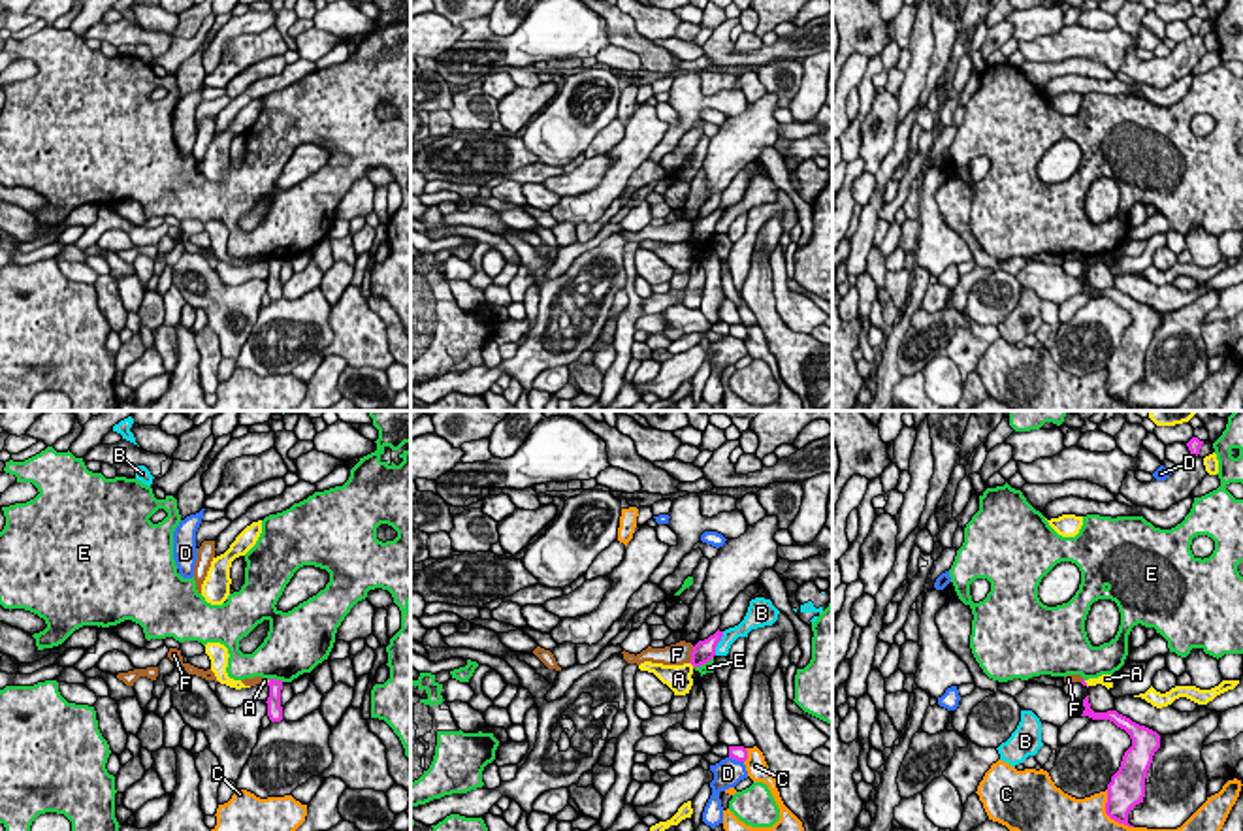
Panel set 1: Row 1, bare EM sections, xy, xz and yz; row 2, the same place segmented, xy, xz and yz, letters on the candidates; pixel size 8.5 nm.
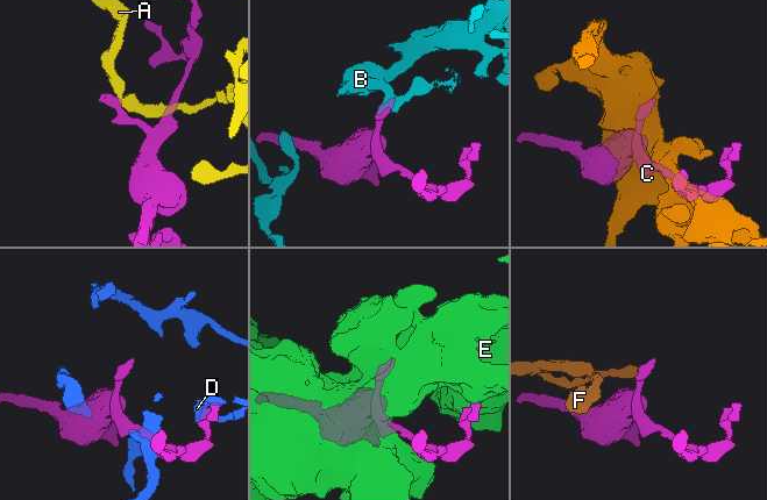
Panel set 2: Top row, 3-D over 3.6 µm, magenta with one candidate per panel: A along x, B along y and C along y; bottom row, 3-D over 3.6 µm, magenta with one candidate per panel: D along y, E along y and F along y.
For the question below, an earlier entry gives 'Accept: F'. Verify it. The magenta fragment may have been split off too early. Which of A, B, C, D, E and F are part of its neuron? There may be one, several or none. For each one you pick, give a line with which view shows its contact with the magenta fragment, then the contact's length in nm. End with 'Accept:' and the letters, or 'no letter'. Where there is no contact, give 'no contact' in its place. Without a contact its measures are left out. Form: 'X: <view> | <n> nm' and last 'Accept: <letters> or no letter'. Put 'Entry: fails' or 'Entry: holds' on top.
Entry: fails
Accept: no letter

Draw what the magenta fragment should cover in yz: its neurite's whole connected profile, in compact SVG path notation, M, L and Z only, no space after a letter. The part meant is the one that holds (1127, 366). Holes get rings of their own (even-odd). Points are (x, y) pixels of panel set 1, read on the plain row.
M1089 273L1083 277L1083 285L1085 288L1081 294L1109 298L1117 305L1124 307L1132 317L1132 324L1124 330L1119 349L1107 362L1106 392L1119 401L1134 405L1128 401L1128 392L1136 383L1143 381L1145 356L1153 341L1153 334L1160 326L1160 313L1132 300L1117 288L1094 290L1090 286Z

